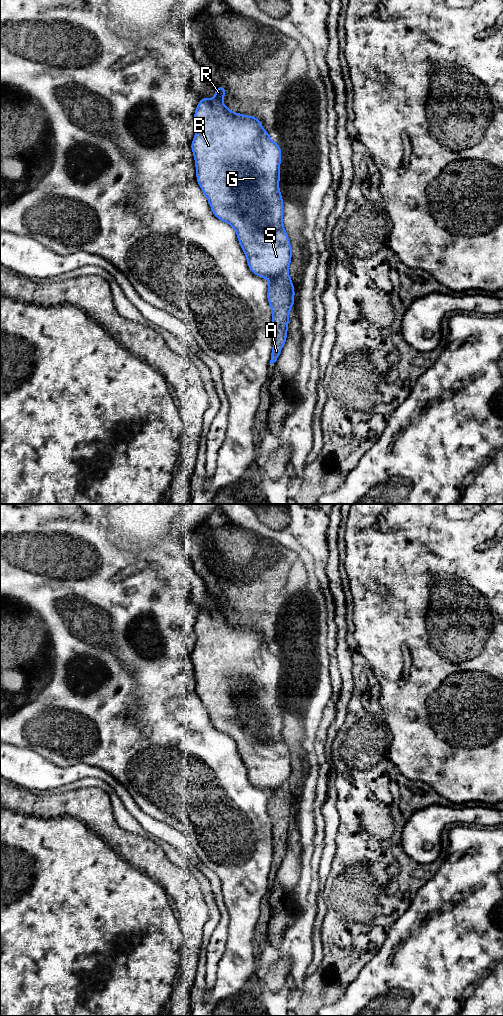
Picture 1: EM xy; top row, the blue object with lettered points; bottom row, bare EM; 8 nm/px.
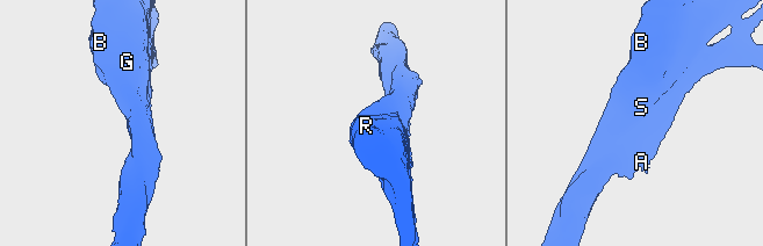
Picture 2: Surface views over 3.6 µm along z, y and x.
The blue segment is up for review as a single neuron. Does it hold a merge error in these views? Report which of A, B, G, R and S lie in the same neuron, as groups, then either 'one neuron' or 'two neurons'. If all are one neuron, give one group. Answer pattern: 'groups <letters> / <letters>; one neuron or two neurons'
groups A / B G R S; two neurons

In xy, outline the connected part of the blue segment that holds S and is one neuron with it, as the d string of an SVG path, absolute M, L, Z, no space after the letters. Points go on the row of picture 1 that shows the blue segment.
M224 86L215 87L215 99L208 97L198 103L194 113L197 125L191 149L197 170L196 180L212 209L213 215L236 231L251 272L258 277L273 279L288 272L292 249L282 224L283 198L279 191L281 148L272 142L270 133L262 129L262 122L254 116L234 113L223 103L226 95Z

